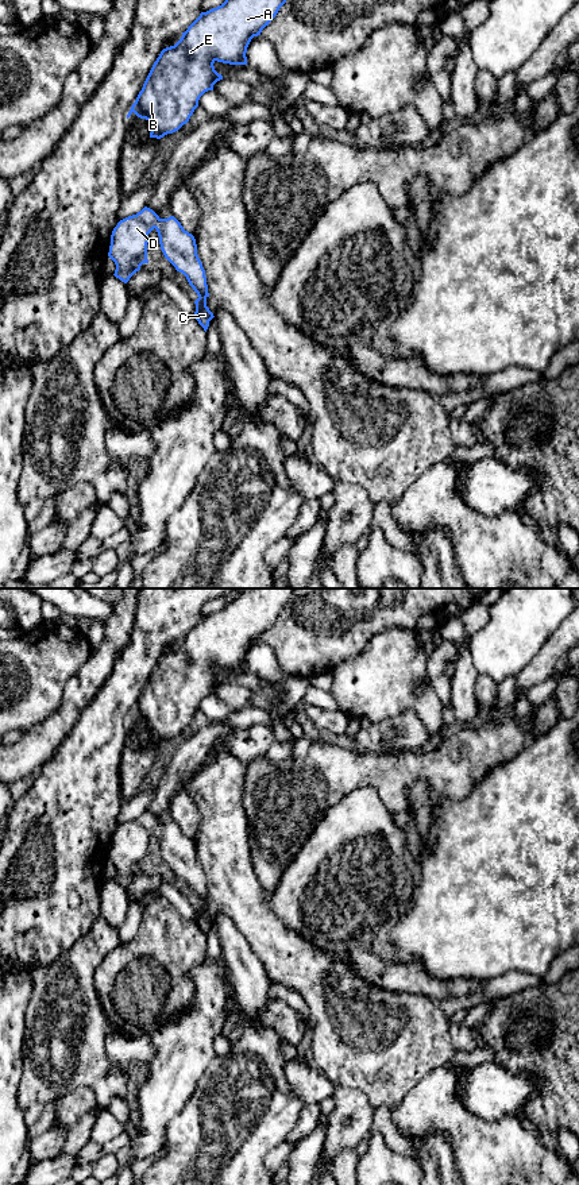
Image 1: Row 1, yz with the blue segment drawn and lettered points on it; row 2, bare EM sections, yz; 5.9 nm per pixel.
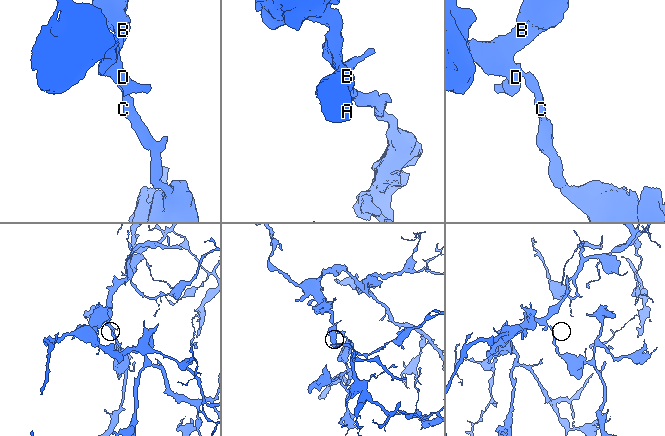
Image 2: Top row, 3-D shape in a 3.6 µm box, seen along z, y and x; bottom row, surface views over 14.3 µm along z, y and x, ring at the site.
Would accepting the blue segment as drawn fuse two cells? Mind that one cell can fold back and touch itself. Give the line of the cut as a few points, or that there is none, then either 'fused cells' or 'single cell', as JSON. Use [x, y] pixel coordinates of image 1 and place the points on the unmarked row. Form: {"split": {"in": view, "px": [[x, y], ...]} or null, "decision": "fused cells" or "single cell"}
{"split": null, "decision": "single cell"}

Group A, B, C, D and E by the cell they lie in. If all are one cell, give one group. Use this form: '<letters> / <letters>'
A B C D E

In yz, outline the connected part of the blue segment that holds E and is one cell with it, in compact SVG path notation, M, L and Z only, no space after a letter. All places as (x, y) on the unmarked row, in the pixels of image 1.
M239 588L238 595L225 606L200 621L182 637L181 644L170 652L161 656L154 667L142 695L132 709L127 723L134 717L138 722L146 723L150 727L150 742L161 744L167 738L178 736L186 729L198 711L200 702L213 695L213 690L223 684L223 680L215 675L213 668L223 667L229 669L247 669L247 652L254 641L260 640L262 634L275 622L279 613L286 607L293 598L294 588Z

